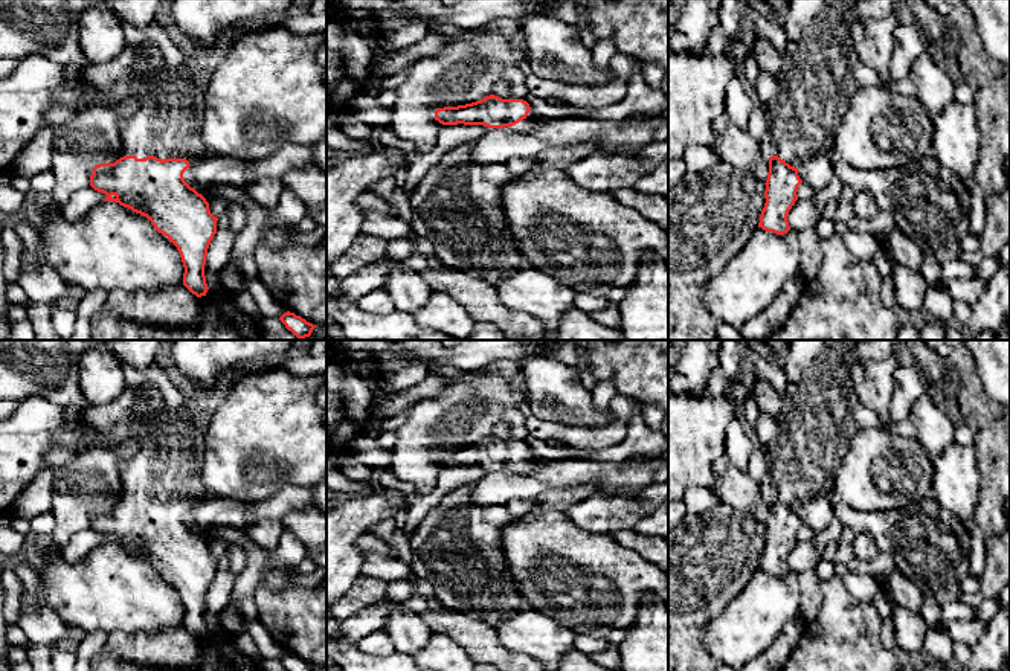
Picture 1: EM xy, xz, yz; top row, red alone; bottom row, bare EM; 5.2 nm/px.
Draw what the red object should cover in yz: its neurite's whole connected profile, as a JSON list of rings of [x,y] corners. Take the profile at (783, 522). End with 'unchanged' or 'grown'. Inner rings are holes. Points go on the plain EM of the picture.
[[[790,340],[783,364],[787,377],[786,398],[777,419],[777,435],[767,444],[767,473],[777,496],[769,499],[764,549],[758,569],[784,576],[790,572],[787,557],[798,541],[803,525],[798,508],[833,493],[835,474],[853,436],[860,429],[888,430],[879,415],[865,407],[854,390],[848,355],[864,340]]]; grown

